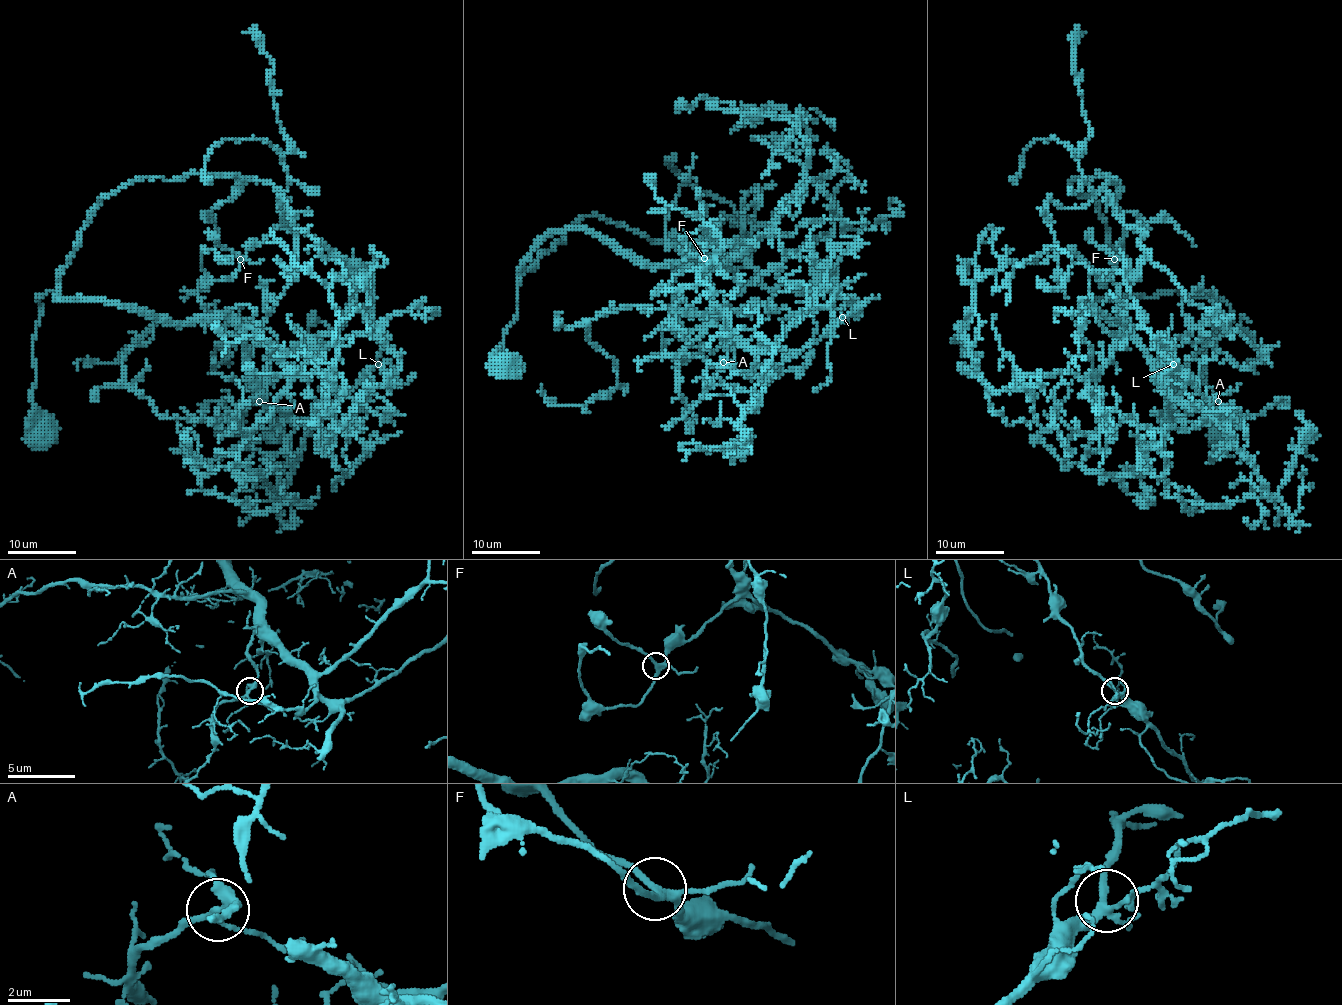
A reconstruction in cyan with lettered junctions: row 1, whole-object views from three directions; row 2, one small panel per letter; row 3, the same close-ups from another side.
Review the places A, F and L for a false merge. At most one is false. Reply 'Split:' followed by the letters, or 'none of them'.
Split: none of them

